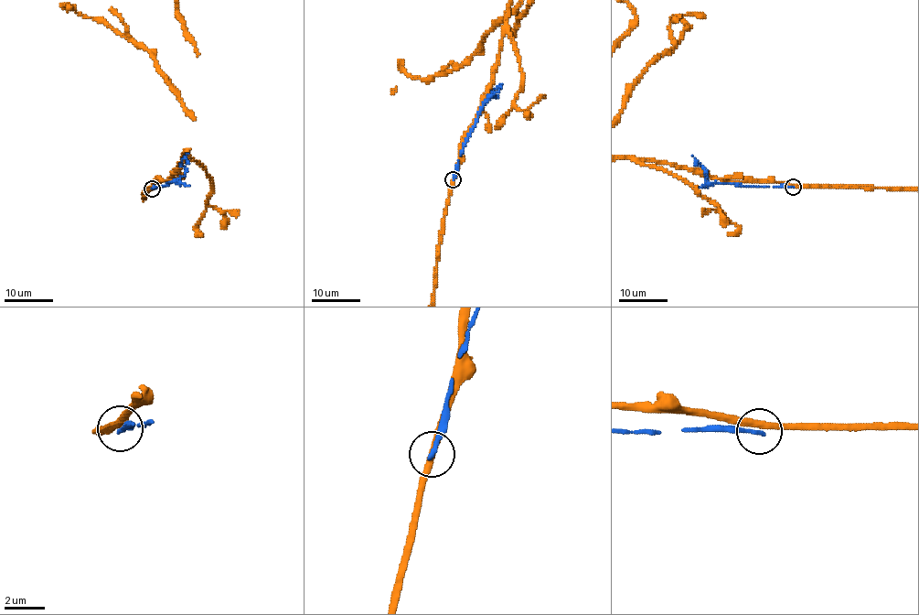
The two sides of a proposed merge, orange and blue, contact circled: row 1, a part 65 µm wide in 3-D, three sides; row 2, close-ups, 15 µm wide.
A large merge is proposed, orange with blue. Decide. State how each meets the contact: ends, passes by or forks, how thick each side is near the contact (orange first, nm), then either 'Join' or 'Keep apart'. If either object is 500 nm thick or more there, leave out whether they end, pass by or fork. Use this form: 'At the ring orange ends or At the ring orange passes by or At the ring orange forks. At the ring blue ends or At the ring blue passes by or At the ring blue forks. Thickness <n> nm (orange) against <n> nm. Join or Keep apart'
At the ring orange passes by. At the ring blue ends. Thickness 320 nm (orange) against 220 nm. Keep apart

